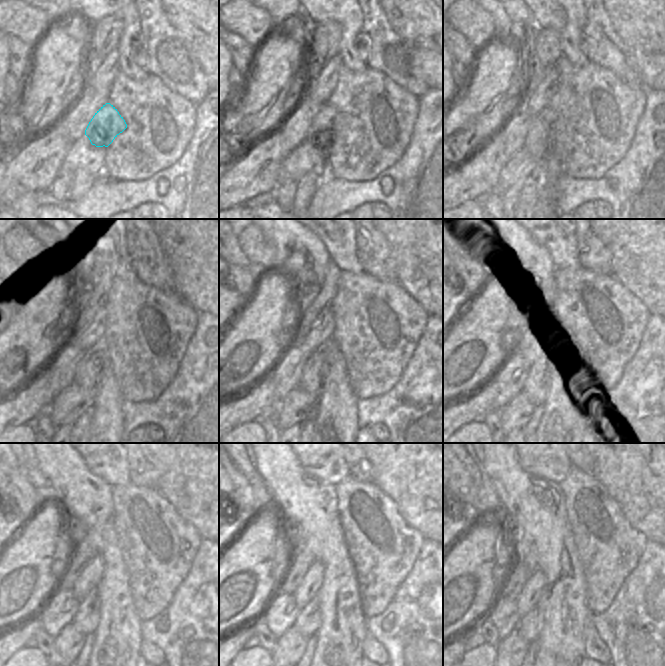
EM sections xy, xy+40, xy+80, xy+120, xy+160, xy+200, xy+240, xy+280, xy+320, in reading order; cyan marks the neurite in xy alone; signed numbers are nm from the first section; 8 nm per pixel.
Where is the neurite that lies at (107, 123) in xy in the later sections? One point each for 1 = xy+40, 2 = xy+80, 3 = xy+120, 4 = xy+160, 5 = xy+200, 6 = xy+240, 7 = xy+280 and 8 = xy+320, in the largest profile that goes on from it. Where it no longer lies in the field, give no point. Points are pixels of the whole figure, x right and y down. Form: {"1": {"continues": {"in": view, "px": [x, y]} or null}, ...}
{"1": {"continues": {"in": "xy+40", "px": [321, 129]}}, "2": {"continues": {"in": "xy+80", "px": [539, 141]}}, "3": {"continues": {"in": "xy+120", "px": [95, 360]}}, "4": {"continues": {"in": "xy+160", "px": [318, 362]}}, "5": {"continues": {"in": "xy+200", "px": [535, 388]}}, "6": {"continues": {"in": "xy+240", "px": [86, 619]}}, "7": {"continues": {"in": "xy+280", "px": [308, 621]}}, "8": {"continues": {"in": "xy+320", "px": [530, 625]}}}

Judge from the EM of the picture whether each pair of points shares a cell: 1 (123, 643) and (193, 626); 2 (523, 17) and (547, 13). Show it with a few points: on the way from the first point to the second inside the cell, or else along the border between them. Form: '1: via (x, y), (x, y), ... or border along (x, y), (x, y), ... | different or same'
1: border along (140, 621), (140, 637), (143, 640) | different
2: border along (529, 10), (534, 23), (539, 28) | different

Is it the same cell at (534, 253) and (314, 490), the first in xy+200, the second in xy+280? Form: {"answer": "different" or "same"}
{"answer": "same"}

